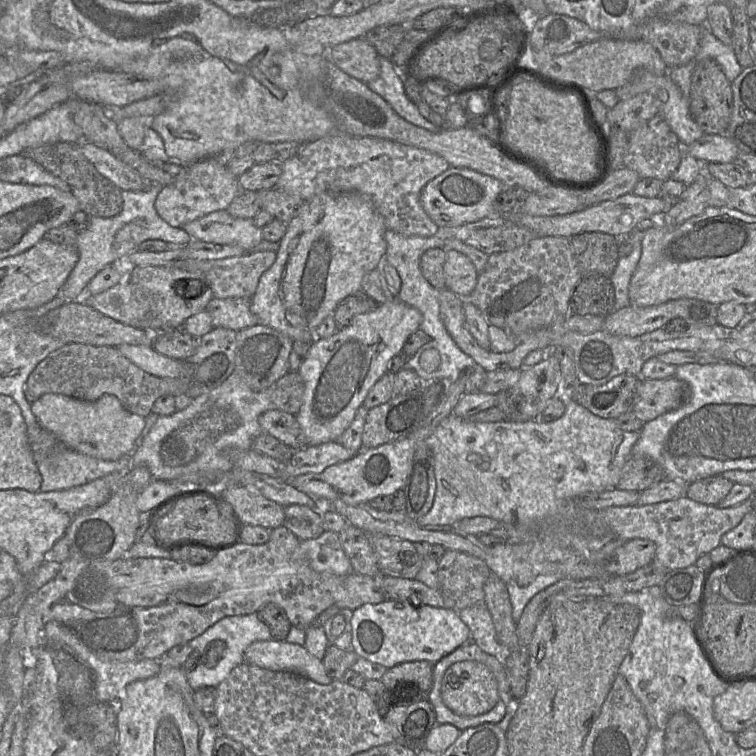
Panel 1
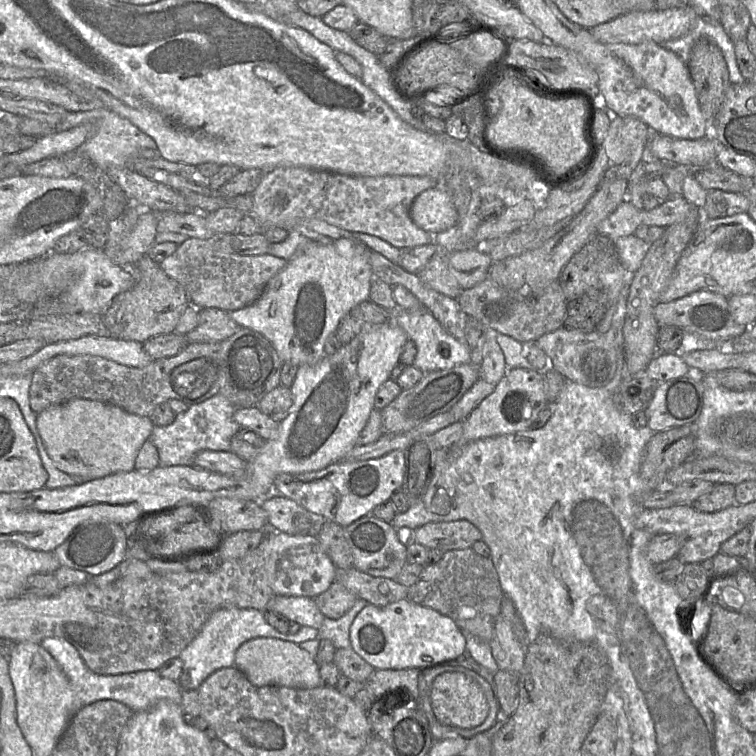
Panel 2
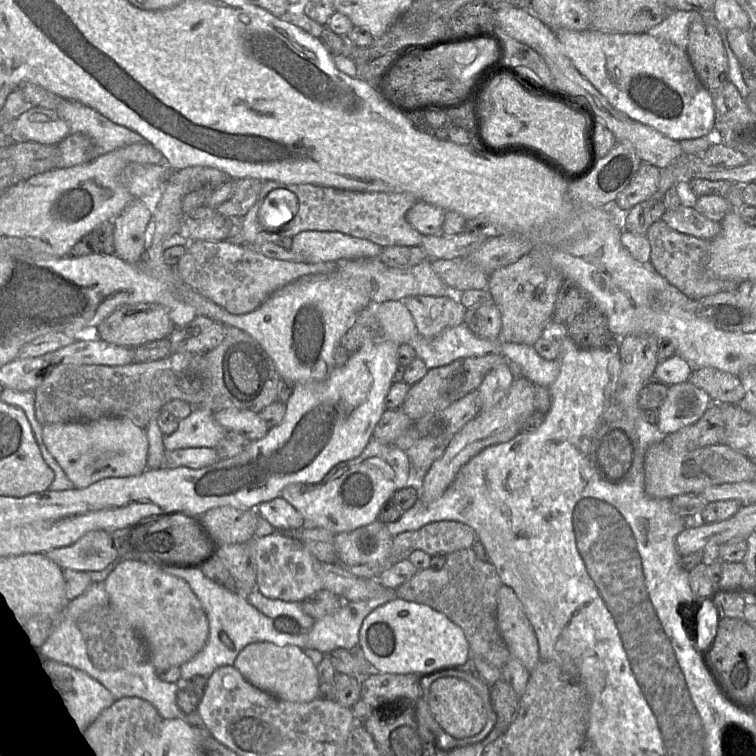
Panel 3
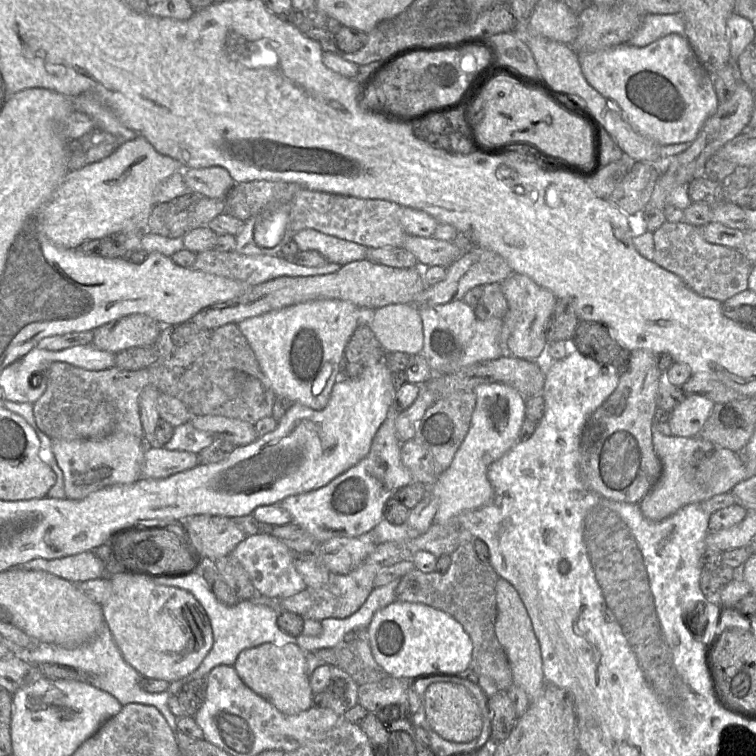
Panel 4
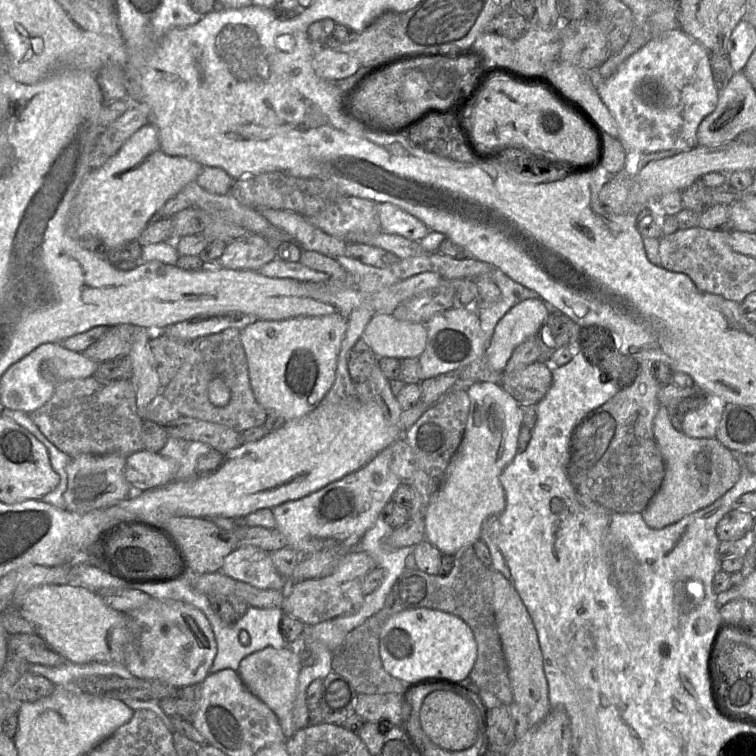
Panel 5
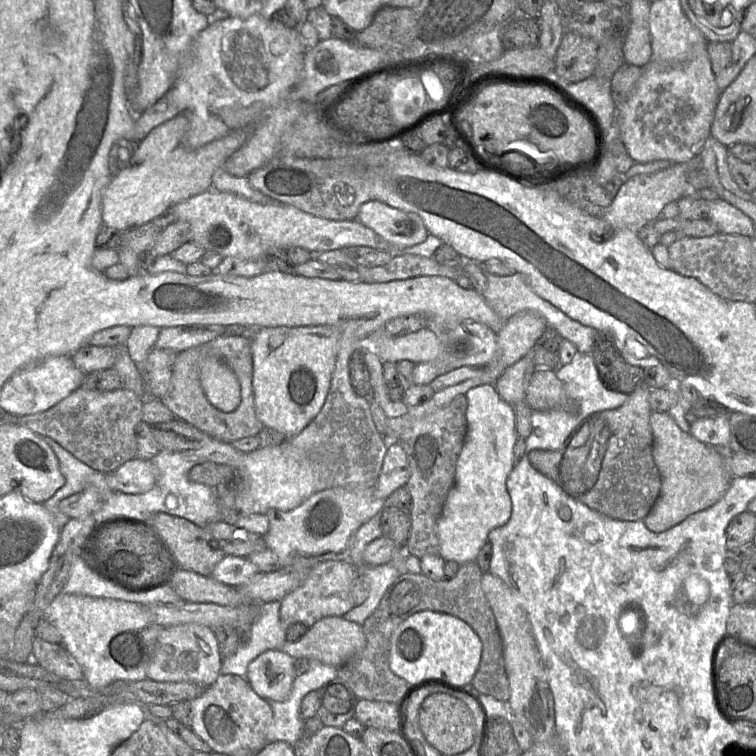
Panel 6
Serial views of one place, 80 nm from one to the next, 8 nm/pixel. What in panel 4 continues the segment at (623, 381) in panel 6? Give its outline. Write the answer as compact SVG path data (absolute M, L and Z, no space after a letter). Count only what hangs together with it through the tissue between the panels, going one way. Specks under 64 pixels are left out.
M580 320L571 337L575 348L586 357L611 365L619 375L629 365L629 353L613 337L613 330L600 322Z

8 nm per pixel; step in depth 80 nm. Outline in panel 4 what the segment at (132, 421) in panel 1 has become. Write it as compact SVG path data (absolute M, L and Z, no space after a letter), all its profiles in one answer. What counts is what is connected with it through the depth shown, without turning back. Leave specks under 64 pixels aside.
M116 432L103 438L52 440L52 451L64 474L65 495L80 500L104 487L131 484L141 478L145 442L131 434Z

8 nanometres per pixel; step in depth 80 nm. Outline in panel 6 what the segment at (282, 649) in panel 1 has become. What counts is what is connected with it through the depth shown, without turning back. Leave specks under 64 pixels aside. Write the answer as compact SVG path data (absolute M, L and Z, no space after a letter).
M267 650L249 664L246 679L262 699L284 701L296 679L294 660L281 650Z

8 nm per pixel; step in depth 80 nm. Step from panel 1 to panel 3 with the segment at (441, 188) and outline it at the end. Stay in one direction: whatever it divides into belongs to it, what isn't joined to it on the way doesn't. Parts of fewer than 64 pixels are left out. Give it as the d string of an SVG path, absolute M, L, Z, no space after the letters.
M417 200L408 210L406 218L424 236L441 234L446 212L427 202Z

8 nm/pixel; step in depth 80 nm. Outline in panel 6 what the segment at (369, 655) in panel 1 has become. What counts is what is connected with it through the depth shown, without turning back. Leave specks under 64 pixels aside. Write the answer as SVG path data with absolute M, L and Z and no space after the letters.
M421 611L402 622L391 637L390 668L410 686L427 677L439 677L455 687L471 683L480 664L482 642L462 619L434 611Z

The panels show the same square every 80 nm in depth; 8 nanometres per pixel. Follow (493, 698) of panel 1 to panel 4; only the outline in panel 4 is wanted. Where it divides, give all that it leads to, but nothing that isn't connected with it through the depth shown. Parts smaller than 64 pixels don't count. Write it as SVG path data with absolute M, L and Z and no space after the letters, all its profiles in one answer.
M437 682L428 688L425 710L431 728L452 742L471 742L482 733L483 721L478 703L468 689L454 682Z

